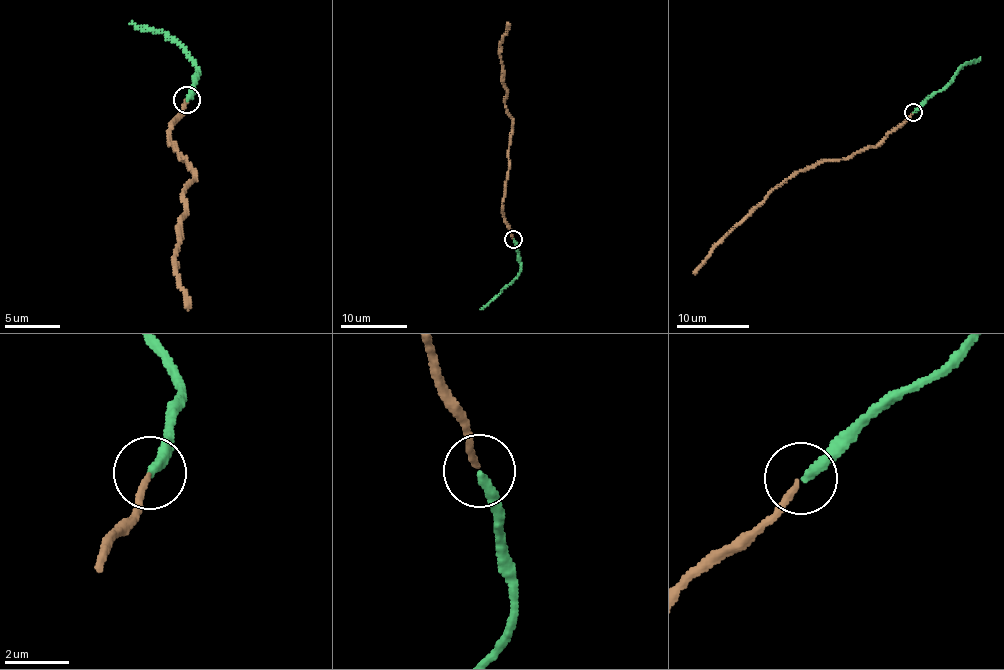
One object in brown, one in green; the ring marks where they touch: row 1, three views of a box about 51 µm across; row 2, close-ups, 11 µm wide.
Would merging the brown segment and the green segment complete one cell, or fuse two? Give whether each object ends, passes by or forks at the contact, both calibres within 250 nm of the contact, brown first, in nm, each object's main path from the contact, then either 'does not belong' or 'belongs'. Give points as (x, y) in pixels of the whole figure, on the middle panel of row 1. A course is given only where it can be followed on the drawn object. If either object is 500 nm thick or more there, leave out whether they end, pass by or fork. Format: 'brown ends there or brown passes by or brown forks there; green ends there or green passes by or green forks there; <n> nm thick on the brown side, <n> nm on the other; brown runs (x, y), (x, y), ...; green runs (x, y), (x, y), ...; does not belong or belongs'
brown ends there; green ends there; 180 nm thick on the brown side, 280 nm on the other; brown runs (514, 238), (502, 202), (510, 115), (505, 104), (505, 70), (500, 56), (509, 23); green runs (514, 238), (520, 262), (519, 273), (479, 309); belongs

